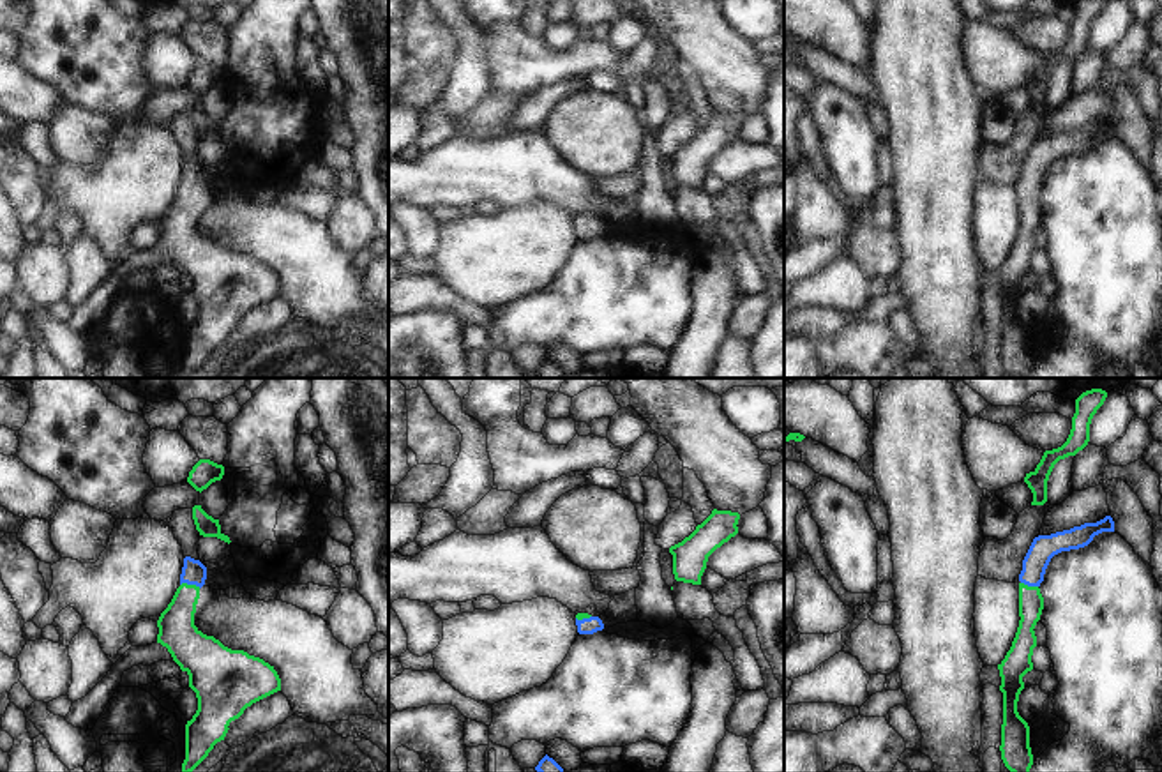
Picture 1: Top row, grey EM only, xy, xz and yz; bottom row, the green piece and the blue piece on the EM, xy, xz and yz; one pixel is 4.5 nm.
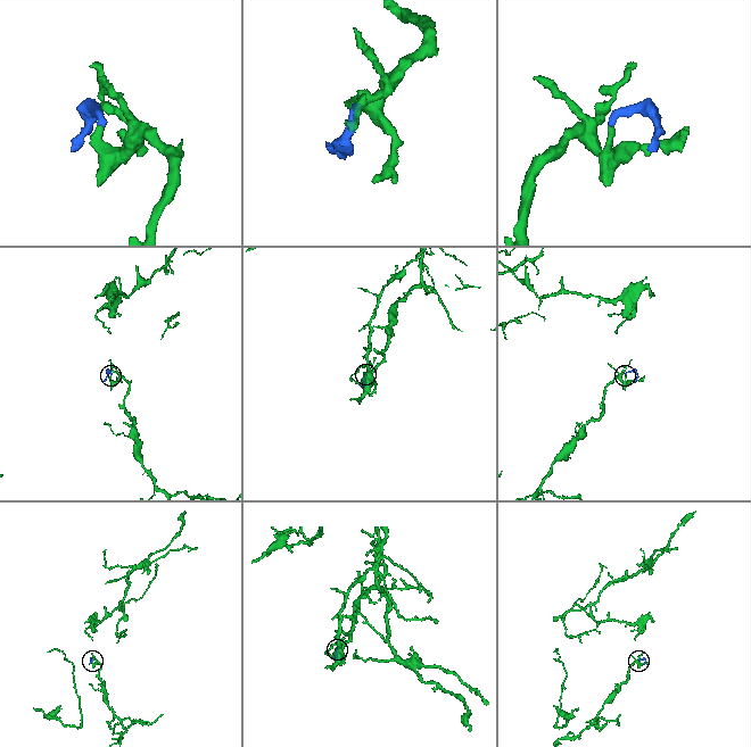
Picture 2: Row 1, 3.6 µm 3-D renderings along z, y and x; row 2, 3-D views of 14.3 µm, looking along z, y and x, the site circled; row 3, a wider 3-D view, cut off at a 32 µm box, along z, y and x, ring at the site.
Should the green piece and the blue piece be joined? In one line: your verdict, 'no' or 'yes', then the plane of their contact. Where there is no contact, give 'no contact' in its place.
yes | xy

